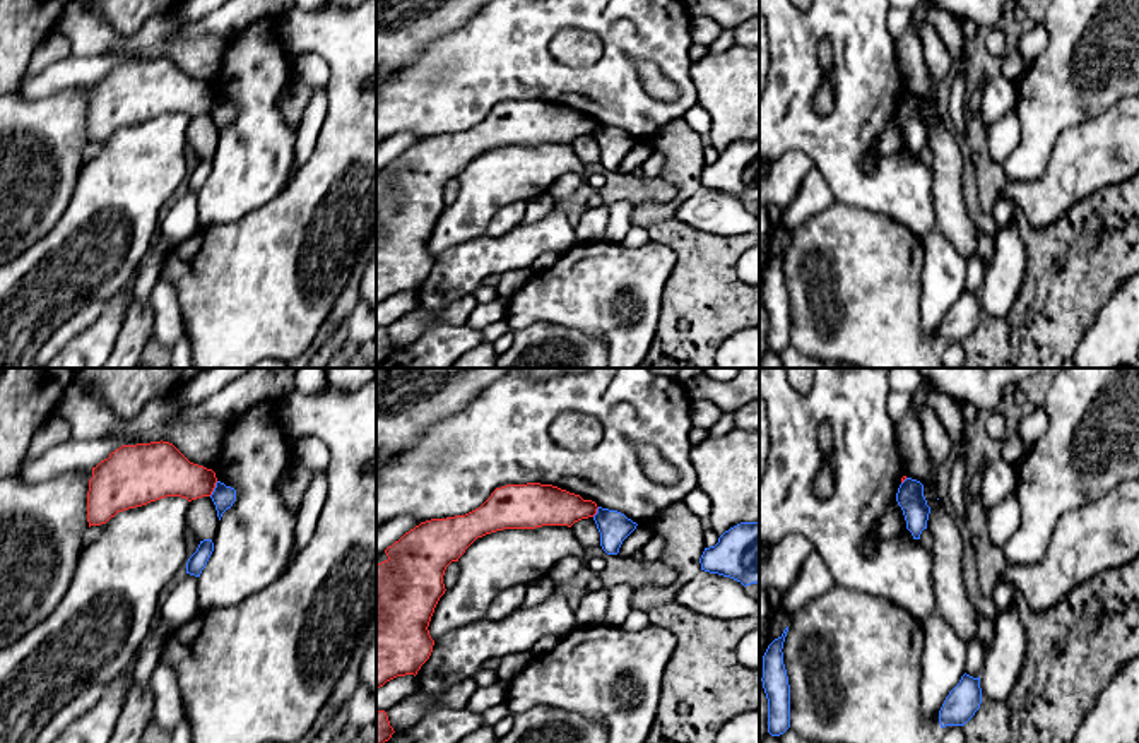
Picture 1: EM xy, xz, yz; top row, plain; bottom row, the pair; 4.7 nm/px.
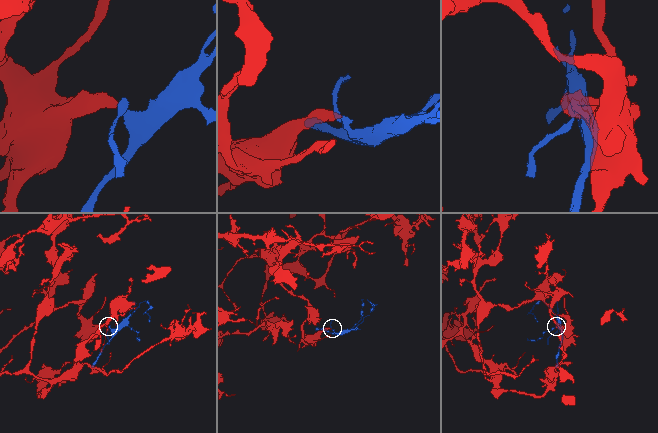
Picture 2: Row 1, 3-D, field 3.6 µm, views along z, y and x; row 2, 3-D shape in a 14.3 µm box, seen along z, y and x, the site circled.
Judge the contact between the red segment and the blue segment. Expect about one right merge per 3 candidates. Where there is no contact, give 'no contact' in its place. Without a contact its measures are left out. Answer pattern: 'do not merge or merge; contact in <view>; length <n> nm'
do not merge; contact in xy; length 80 nm

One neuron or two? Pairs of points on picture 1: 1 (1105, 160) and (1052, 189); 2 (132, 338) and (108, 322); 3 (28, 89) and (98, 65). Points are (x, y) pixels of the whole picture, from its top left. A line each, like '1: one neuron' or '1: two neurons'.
1: one neuron
2: two neurons
3: one neuron

